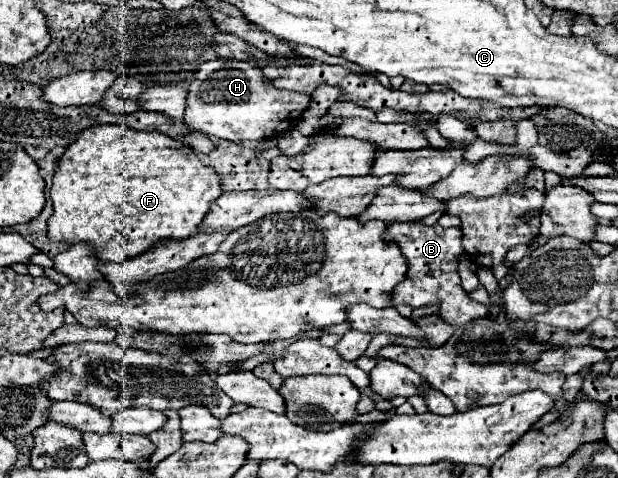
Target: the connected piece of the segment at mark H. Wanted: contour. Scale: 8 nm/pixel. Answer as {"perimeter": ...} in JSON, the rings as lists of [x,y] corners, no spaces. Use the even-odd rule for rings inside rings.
{"perimeter":[[[214,59],[202,63],[194,81],[190,83],[182,123],[192,131],[200,131],[210,137],[214,135],[232,143],[260,141],[292,129],[294,121],[308,109],[308,105],[308,95],[274,89],[272,85],[264,83],[262,69],[252,67],[248,61]]]}

